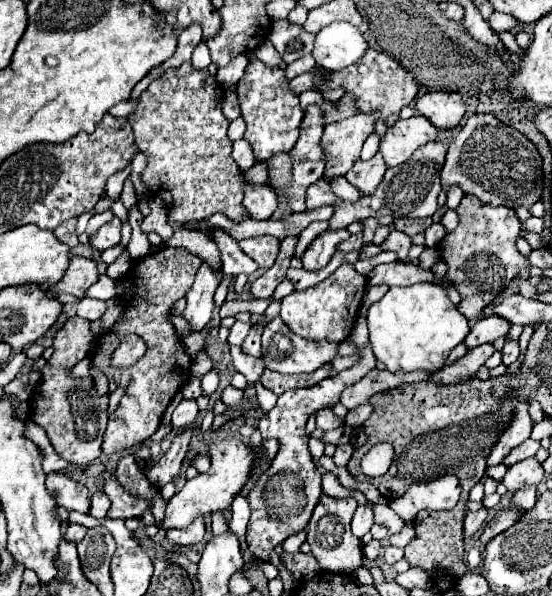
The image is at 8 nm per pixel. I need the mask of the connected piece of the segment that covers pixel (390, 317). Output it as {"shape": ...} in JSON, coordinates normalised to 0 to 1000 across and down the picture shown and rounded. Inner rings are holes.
{"shape":[[[748,477],[748,480],[734,480],[734,483],[719,483],[719,480],[705,483],[705,490],[668,517],[665,537],[668,537],[676,591],[679,591],[683,604],[701,614],[705,624],[719,624],[719,621],[734,621],[734,624],[784,621],[784,624],[792,624],[803,617],[803,607],[810,604],[813,591],[828,577],[835,577],[850,560],[850,537],[842,530],[835,530],[835,523],[813,503],[810,490],[792,477]]]}

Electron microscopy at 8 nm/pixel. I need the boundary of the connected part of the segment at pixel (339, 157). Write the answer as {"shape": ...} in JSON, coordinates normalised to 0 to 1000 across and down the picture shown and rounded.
{"shape":[[[687,188],[647,191],[629,201],[614,201],[589,211],[582,238],[592,265],[589,299],[600,302],[632,289],[632,282],[650,268],[650,255],[661,232],[679,221],[687,195]]]}

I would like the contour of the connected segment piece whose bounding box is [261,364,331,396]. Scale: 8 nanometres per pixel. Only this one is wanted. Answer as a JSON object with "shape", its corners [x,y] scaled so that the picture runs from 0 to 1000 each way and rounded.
{"shape":[[[596,611],[596,617],[578,617],[574,624],[563,624],[563,628],[505,628],[505,624],[480,621],[473,634],[476,634],[480,651],[487,651],[502,664],[509,664],[513,658],[531,654],[531,651],[563,651],[563,648],[578,644],[585,634],[592,634],[596,621],[600,621],[600,611]]]}

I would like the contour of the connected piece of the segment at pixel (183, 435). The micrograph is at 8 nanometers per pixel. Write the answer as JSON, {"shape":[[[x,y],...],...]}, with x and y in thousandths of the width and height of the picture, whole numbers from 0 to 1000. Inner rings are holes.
{"shape":[[[335,718],[335,721],[328,721],[328,725],[313,735],[313,745],[310,745],[306,758],[299,758],[299,762],[274,782],[274,789],[266,792],[266,802],[270,802],[274,812],[281,812],[284,819],[292,819],[292,815],[299,815],[303,809],[313,805],[313,799],[324,792],[328,775],[332,775],[335,762],[339,762],[346,732],[350,732],[350,718]]]}

